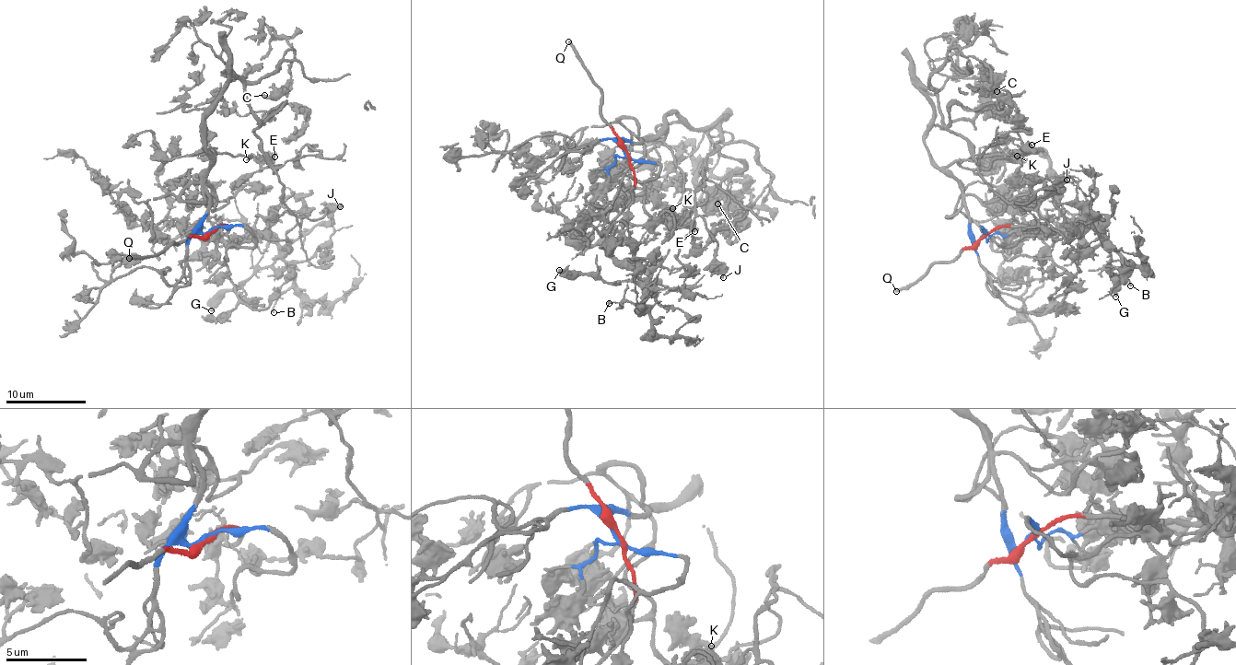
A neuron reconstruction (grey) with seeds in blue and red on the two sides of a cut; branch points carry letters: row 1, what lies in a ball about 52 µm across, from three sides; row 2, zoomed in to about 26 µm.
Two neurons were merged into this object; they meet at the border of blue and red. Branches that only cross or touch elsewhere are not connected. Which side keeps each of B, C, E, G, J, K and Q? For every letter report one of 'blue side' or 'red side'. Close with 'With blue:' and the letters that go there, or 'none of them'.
B: red side
C: blue side
E: blue side
G: red side
J: blue side
K: blue side
Q: red side
With blue: C, E, J, K

